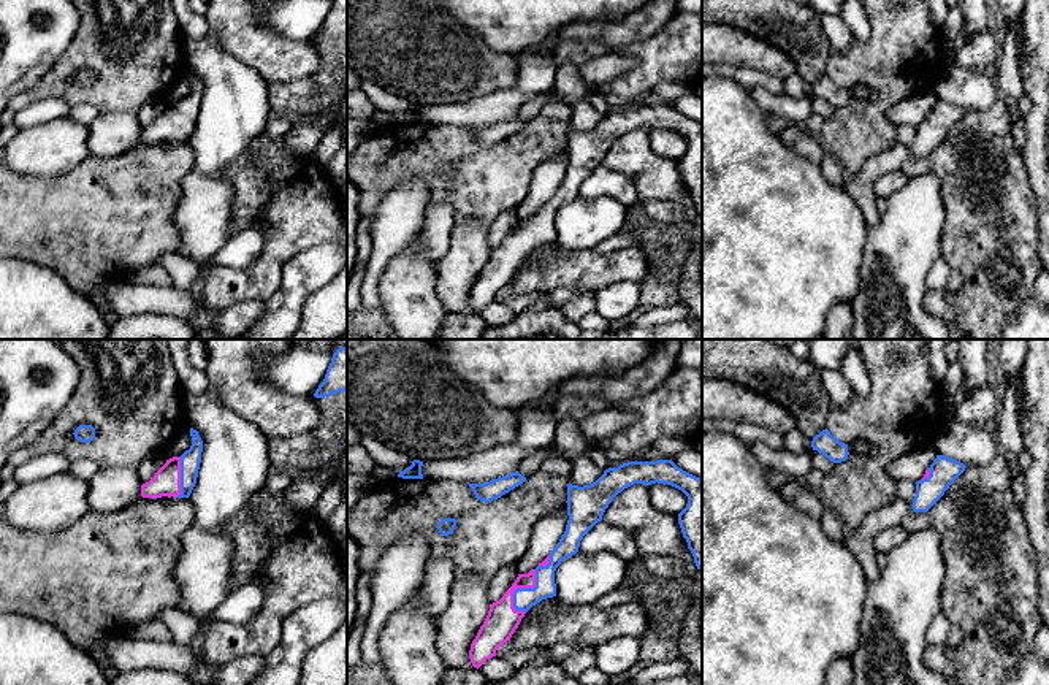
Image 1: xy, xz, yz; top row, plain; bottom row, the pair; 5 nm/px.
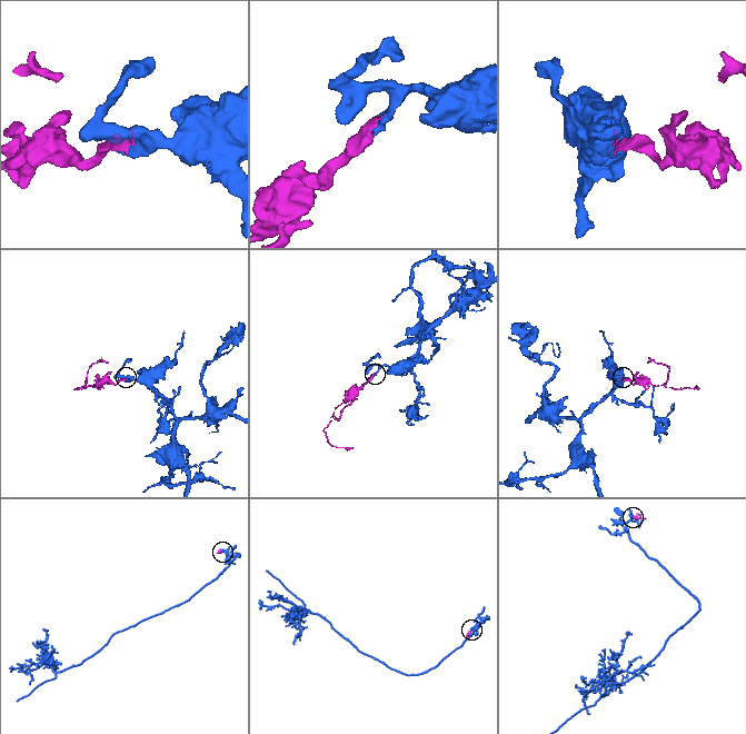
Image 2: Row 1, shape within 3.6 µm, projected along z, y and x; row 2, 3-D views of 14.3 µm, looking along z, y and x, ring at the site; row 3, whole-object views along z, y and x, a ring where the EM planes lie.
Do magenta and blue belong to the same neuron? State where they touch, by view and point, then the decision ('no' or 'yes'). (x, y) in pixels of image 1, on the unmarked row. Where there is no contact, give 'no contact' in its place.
xz (522, 232) | yes

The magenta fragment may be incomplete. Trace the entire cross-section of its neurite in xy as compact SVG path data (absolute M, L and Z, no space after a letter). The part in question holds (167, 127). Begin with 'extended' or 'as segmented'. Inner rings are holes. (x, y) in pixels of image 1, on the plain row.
extended; M190 73L192 90L181 101L173 101L141 130L143 143L176 141L189 143L198 122L203 86L196 75Z

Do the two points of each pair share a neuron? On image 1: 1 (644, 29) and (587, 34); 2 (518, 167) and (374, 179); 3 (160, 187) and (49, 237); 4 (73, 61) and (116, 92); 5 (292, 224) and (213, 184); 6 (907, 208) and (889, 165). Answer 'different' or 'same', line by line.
1: same
2: same
3: same
4: same
5: different
6: different

